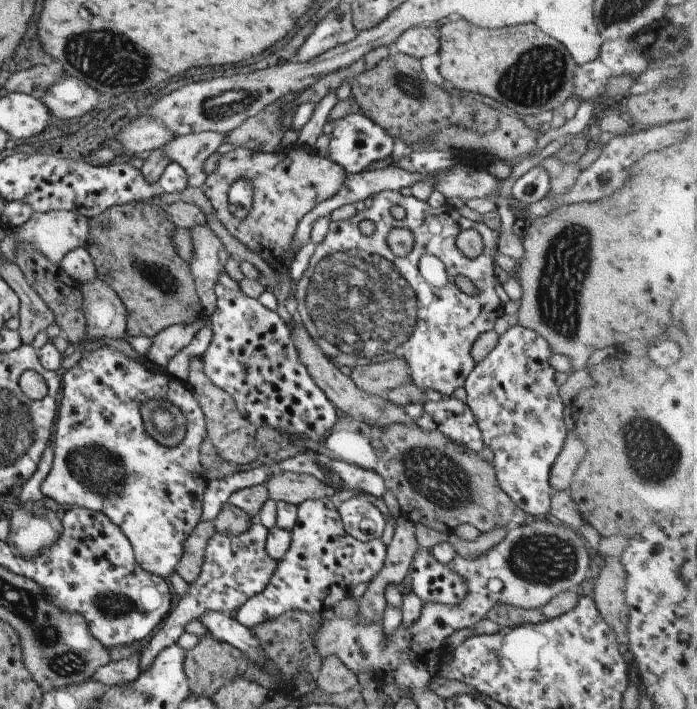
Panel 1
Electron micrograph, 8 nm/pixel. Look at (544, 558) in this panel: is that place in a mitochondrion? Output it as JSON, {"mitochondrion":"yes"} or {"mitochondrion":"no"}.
{"mitochondrion":"yes"}

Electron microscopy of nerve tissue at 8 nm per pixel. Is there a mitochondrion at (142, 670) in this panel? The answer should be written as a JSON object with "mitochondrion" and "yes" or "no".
{"mitochondrion":"no"}

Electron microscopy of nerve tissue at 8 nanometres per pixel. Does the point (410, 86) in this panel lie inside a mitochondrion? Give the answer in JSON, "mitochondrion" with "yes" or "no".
{"mitochondrion":"yes"}

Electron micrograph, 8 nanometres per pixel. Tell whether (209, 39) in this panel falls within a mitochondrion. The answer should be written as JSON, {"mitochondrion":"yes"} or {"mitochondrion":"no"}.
{"mitochondrion":"no"}

